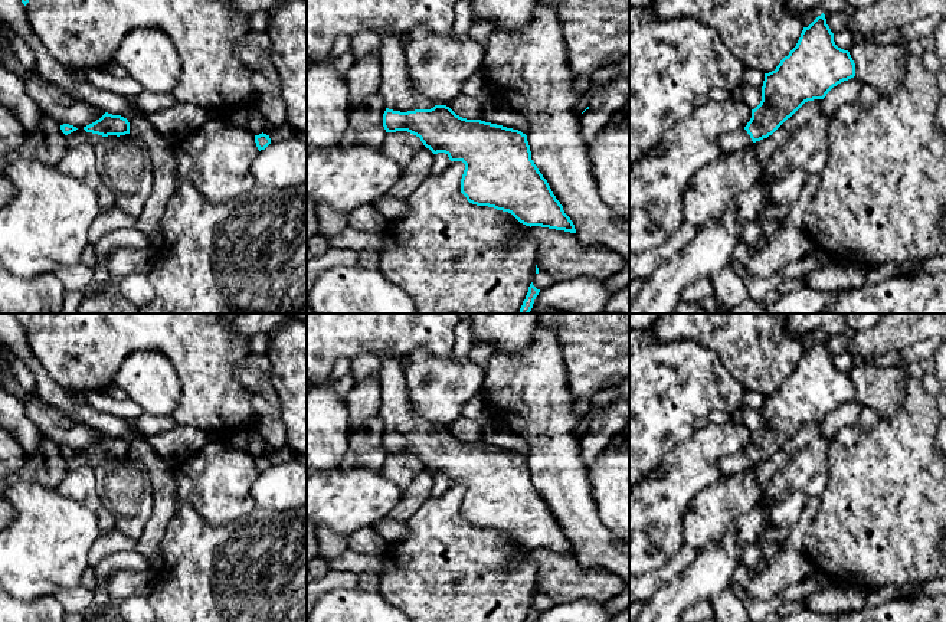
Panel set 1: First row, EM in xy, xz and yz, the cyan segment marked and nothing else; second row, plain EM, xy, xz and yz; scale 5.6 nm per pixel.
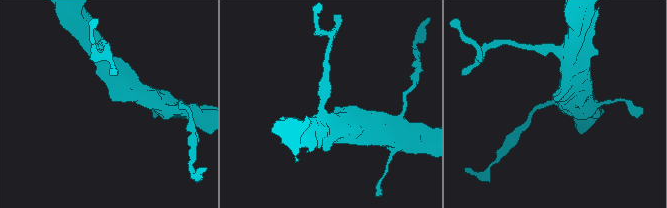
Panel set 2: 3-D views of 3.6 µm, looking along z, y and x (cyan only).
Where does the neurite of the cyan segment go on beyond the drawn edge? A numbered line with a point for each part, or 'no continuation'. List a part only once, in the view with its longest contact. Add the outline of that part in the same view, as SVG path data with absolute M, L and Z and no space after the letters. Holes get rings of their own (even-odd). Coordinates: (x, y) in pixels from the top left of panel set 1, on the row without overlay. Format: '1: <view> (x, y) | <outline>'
1: xz (396, 412) | M382 357L377 376L382 387L379 418L383 420L386 431L407 435L435 429L413 410L409 402L405 361L395 357Z

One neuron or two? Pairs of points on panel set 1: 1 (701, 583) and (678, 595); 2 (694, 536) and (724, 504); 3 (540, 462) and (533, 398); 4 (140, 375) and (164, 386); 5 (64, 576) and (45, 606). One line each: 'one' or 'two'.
1: one
2: one
3: one
4: one
5: two

